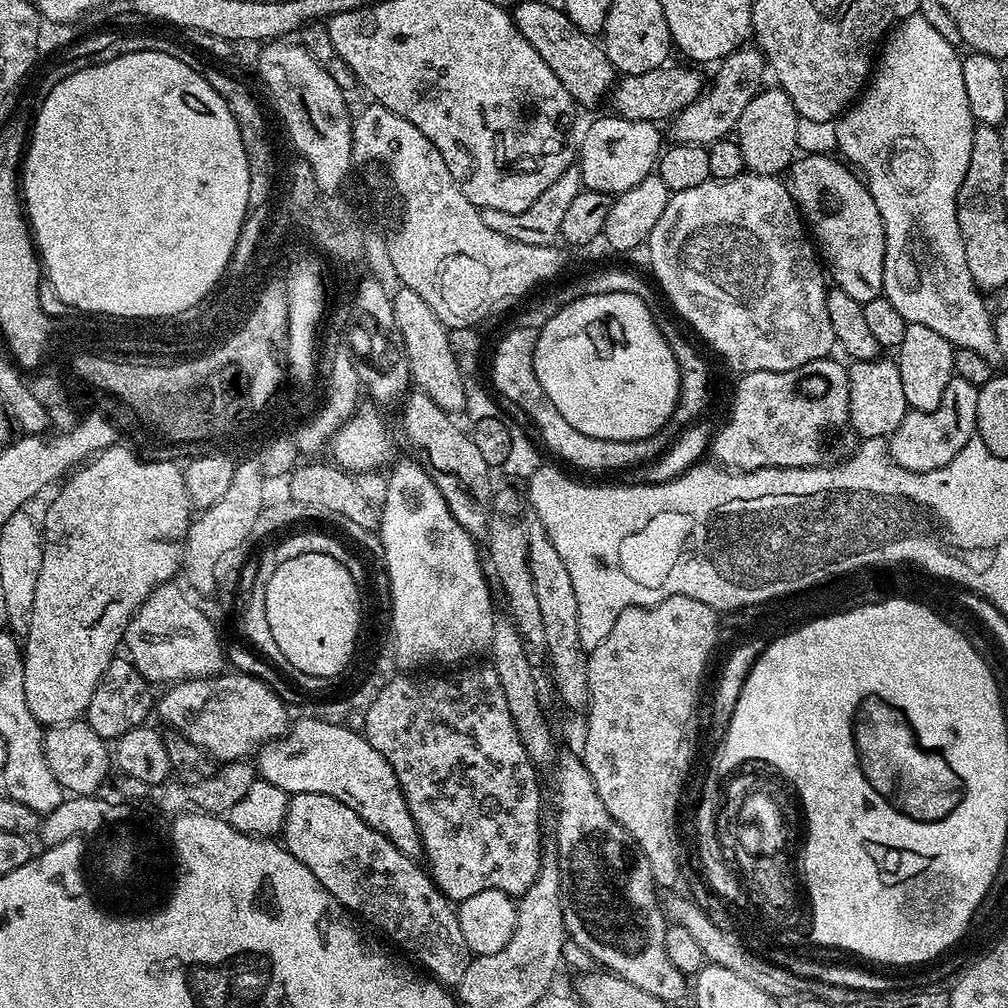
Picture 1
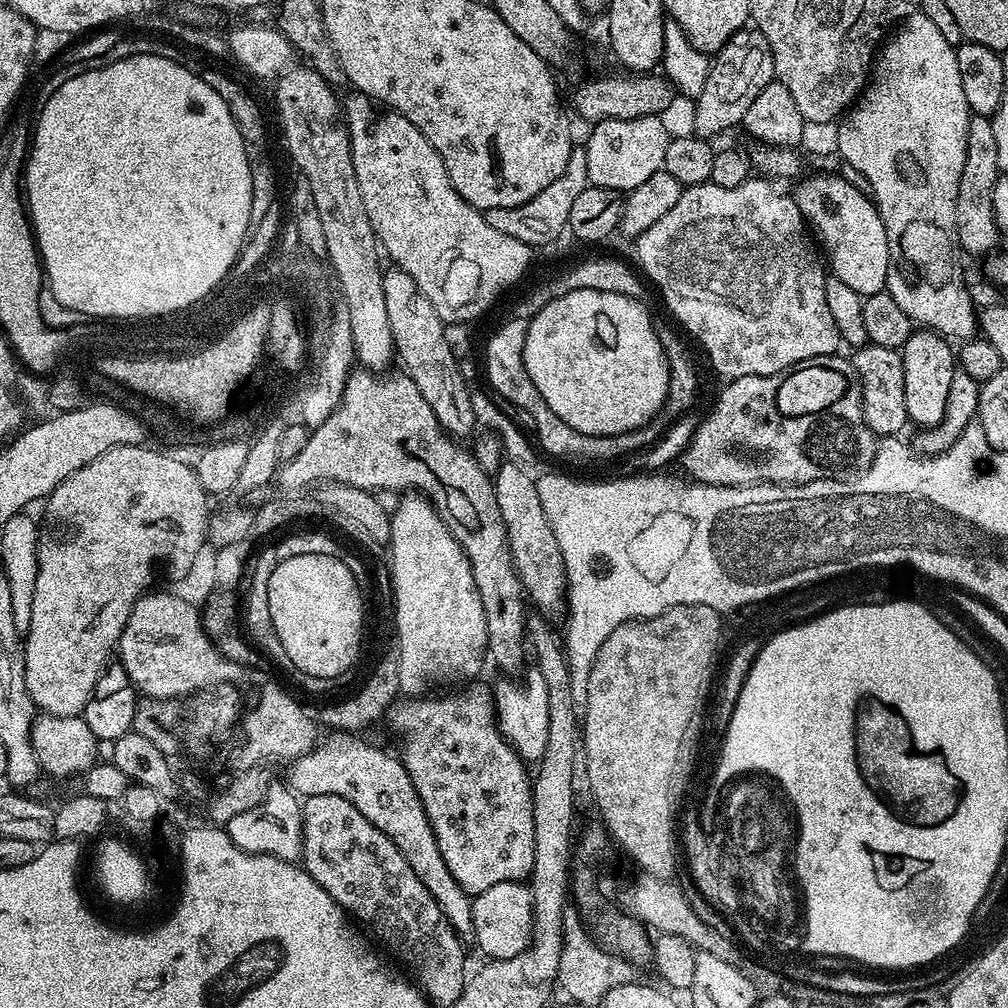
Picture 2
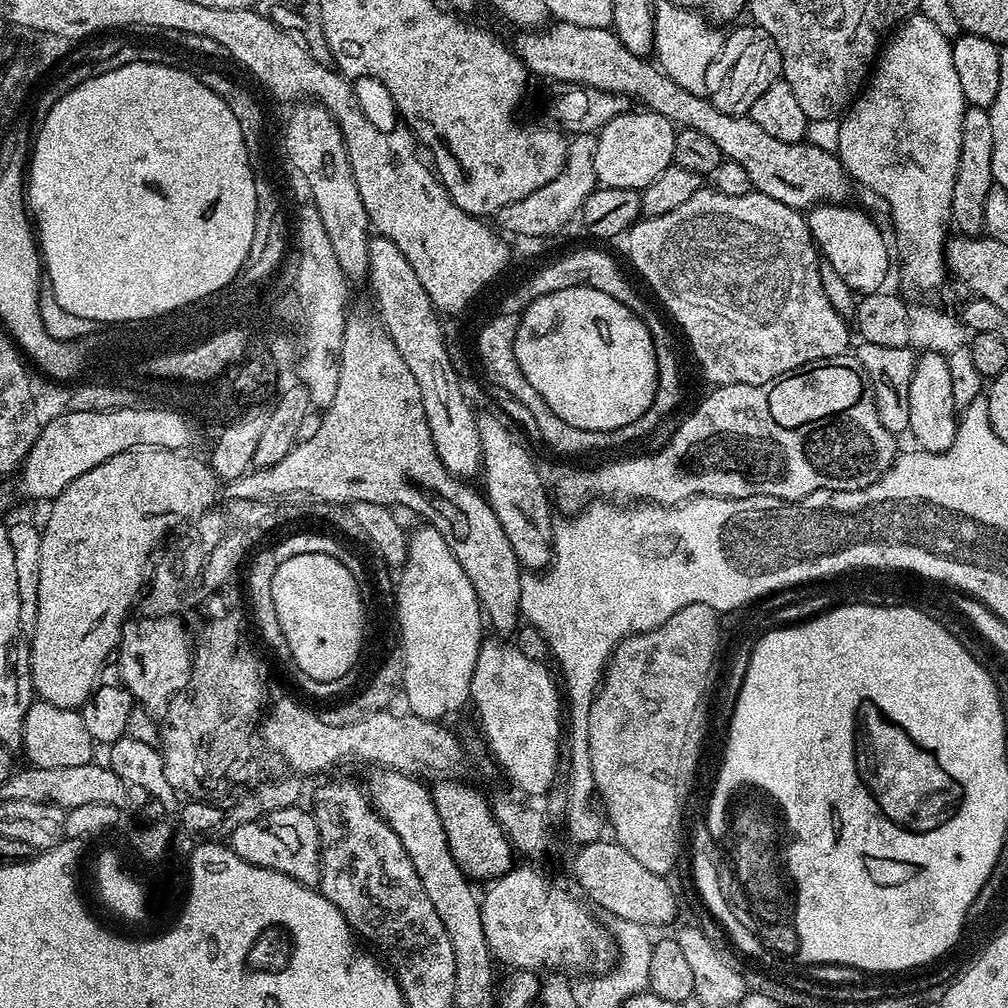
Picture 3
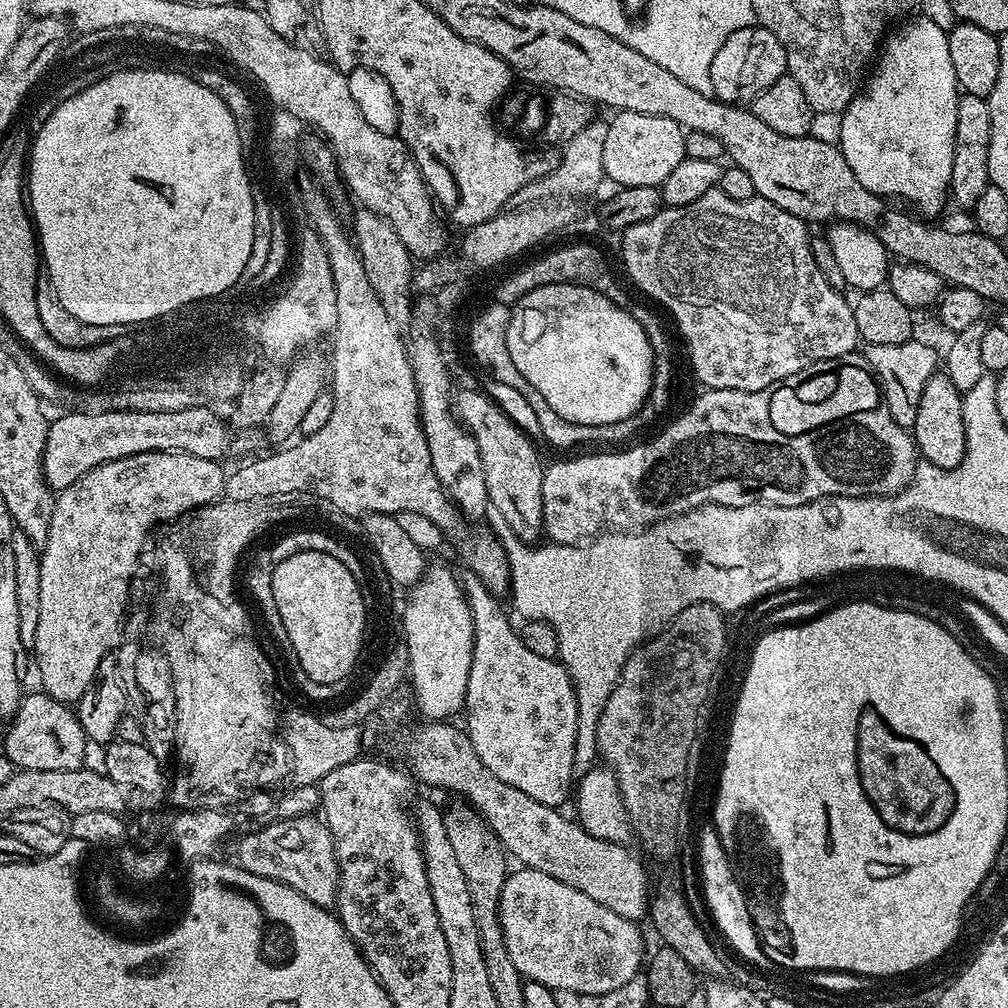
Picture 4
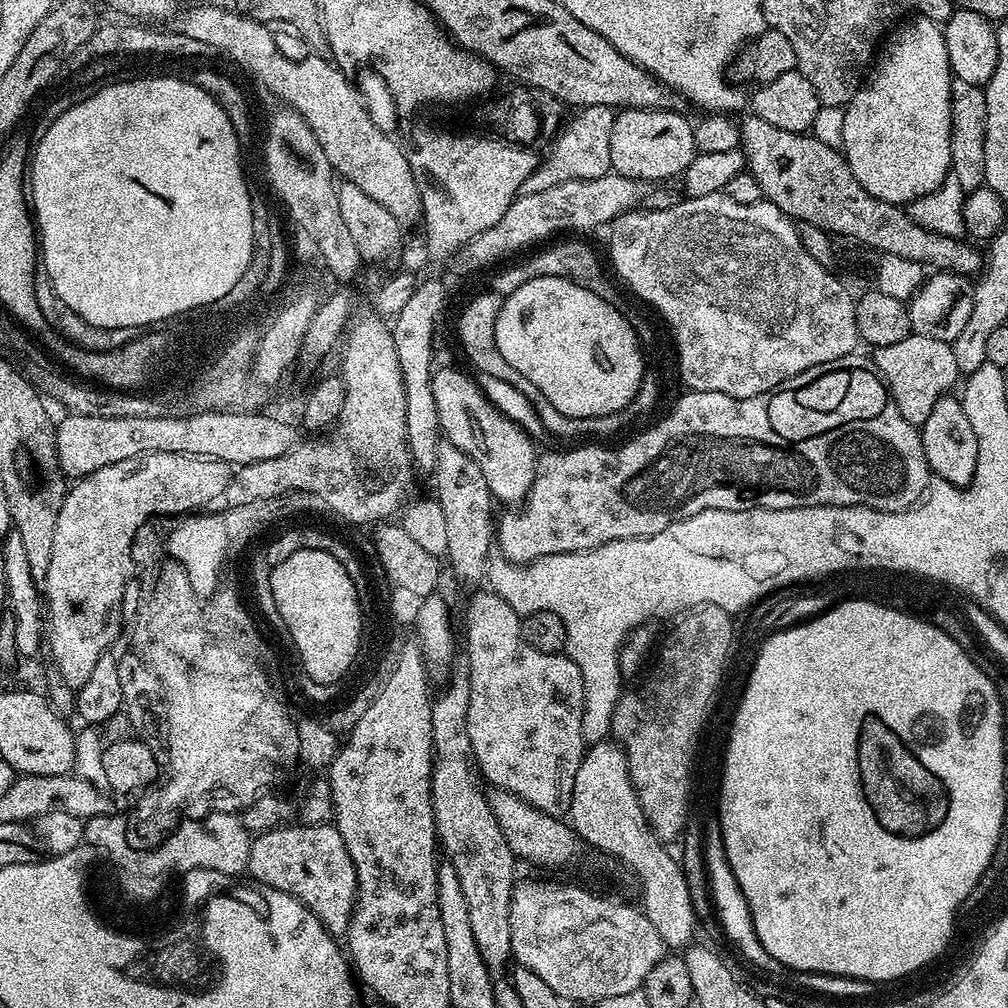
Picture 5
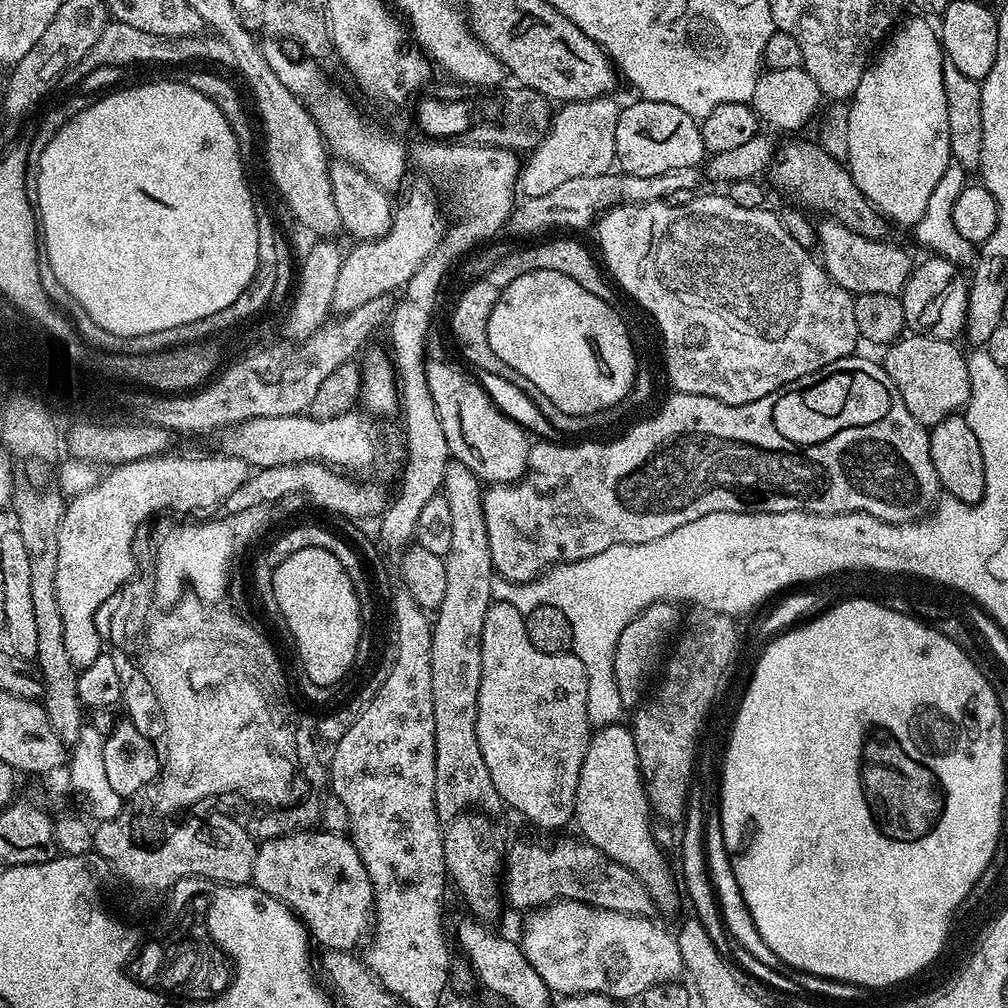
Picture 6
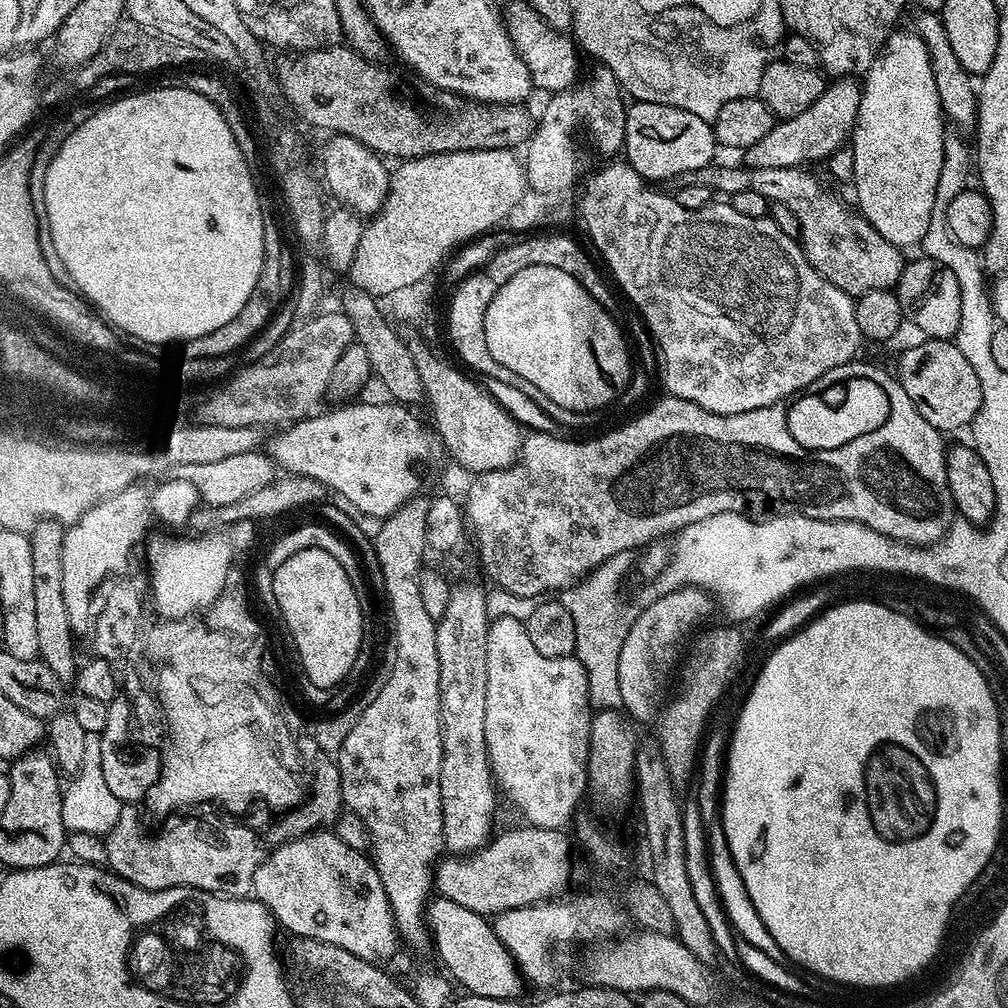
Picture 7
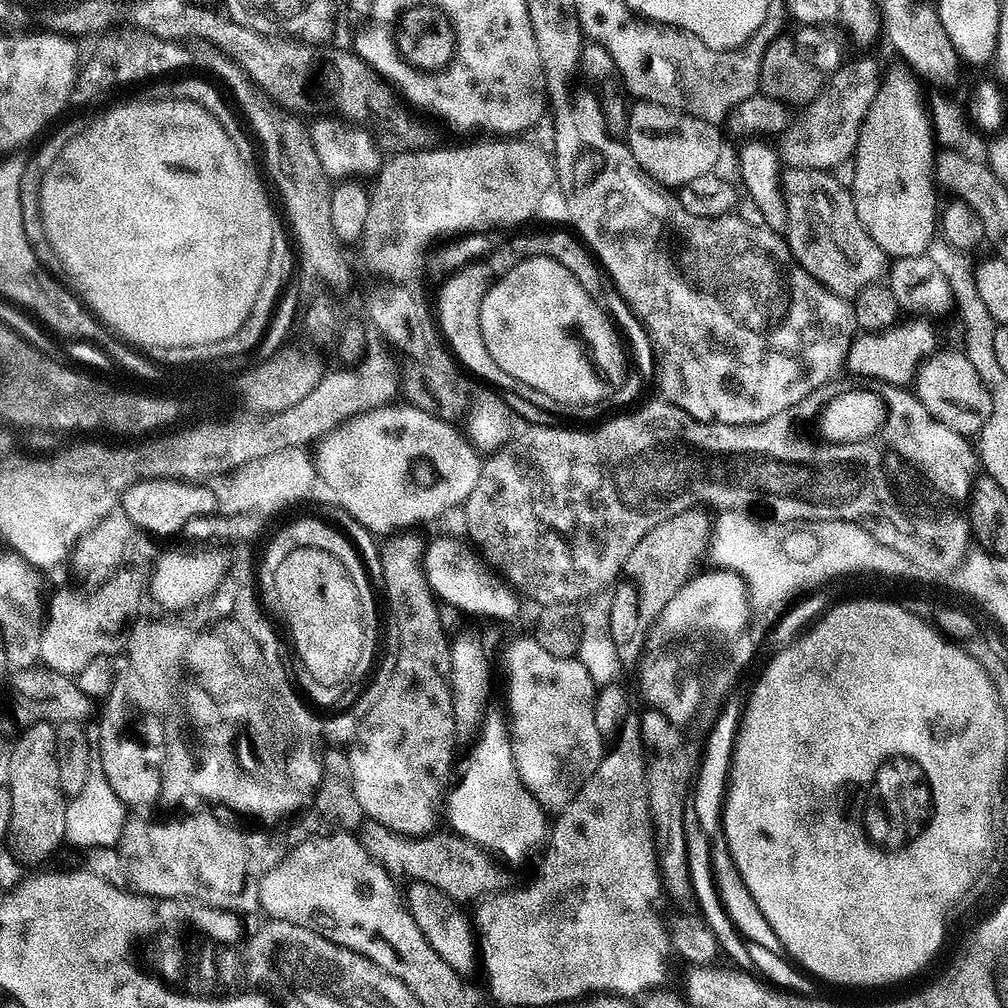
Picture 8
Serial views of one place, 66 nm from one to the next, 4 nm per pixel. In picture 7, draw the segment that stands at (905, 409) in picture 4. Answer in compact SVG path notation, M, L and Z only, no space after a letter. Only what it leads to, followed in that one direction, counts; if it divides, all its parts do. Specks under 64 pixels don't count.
M924 338L921 341L900 356L900 385L910 394L910 402L914 402L918 414L941 434L967 429L982 406L982 386L978 386L974 366L966 362L962 350L952 340Z

